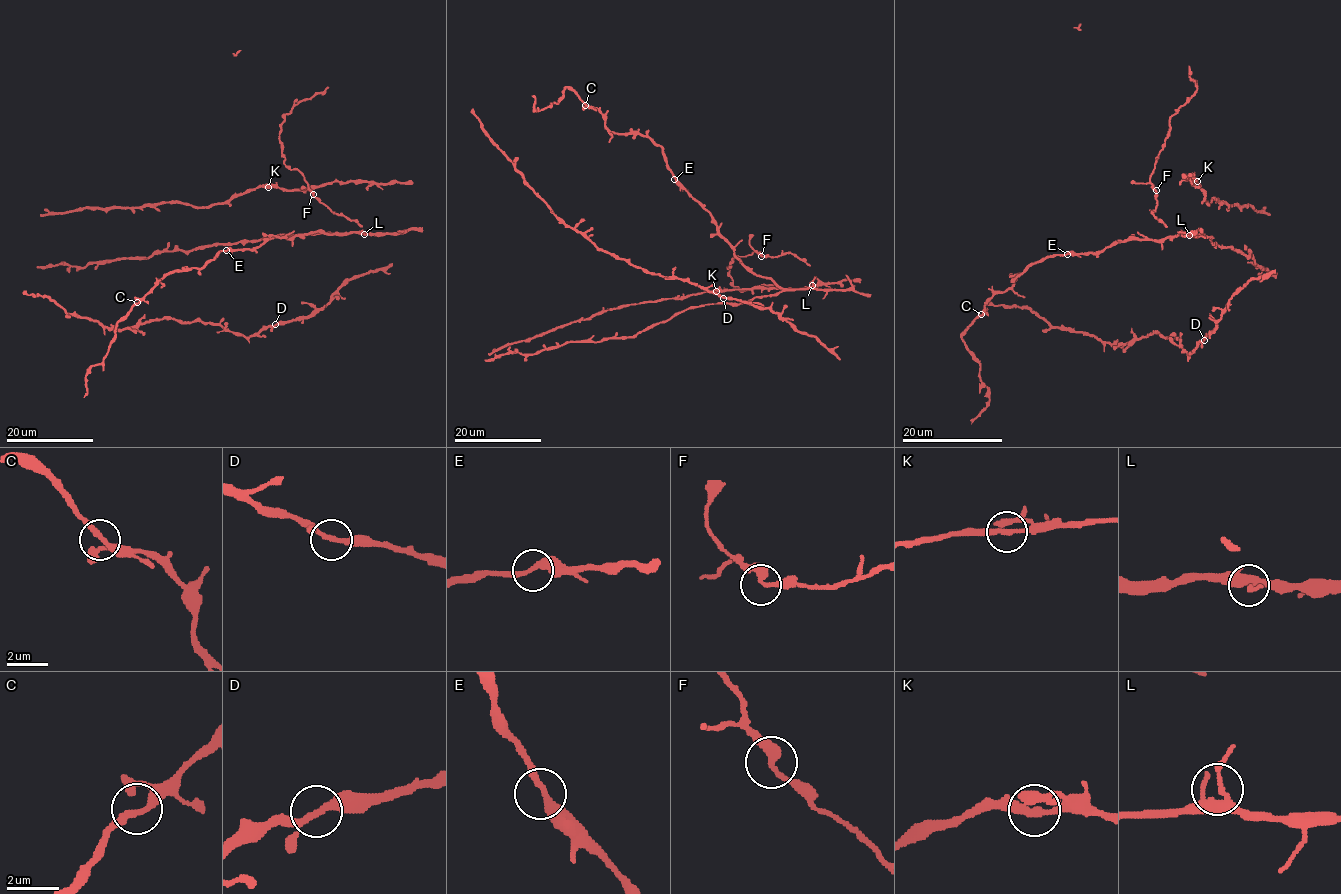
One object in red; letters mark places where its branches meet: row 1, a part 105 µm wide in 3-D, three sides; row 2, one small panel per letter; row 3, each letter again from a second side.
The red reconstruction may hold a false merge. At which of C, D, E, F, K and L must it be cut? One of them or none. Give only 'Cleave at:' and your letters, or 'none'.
Cleave at: none

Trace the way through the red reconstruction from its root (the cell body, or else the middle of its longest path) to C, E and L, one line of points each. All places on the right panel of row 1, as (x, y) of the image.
C: (1205, 238), (1126, 239), (1096, 253), (1042, 258), (996, 292), (981, 314)
E: (1205, 238), (1180, 233), (1159, 240), (1126, 239), (1096, 253), (1067, 254)
L: (1205, 238), (1189, 235)

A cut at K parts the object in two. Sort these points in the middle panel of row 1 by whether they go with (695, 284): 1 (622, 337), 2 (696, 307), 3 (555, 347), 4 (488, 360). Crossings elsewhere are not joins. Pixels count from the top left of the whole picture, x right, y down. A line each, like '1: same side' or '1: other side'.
1: same side
2: same side
3: same side
4: same side

